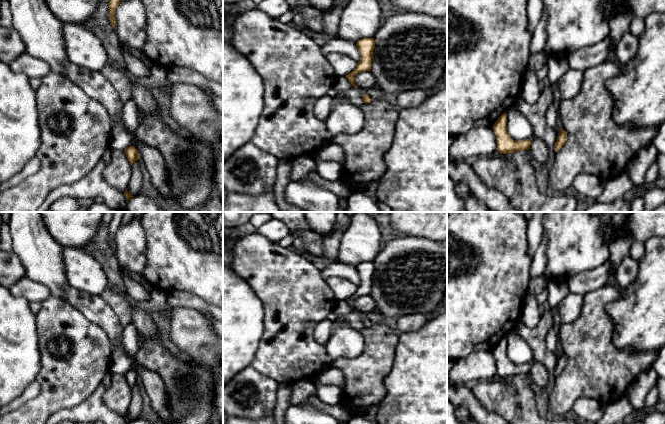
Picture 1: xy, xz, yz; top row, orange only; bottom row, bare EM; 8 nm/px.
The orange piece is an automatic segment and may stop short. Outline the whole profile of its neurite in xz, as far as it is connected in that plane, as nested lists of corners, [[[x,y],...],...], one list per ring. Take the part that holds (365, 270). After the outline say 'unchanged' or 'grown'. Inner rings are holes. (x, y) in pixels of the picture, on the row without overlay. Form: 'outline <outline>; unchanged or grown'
outline [[[363,262],[356,266],[356,270],[360,277],[360,285],[357,287],[356,292],[345,301],[349,304],[353,311],[358,312],[354,306],[354,300],[364,295],[370,295],[375,265],[373,262]]]; unchanged

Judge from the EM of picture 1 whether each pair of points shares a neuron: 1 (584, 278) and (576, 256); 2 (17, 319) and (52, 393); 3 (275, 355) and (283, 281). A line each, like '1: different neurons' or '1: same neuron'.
1: different neurons
2: different neurons
3: same neuron

